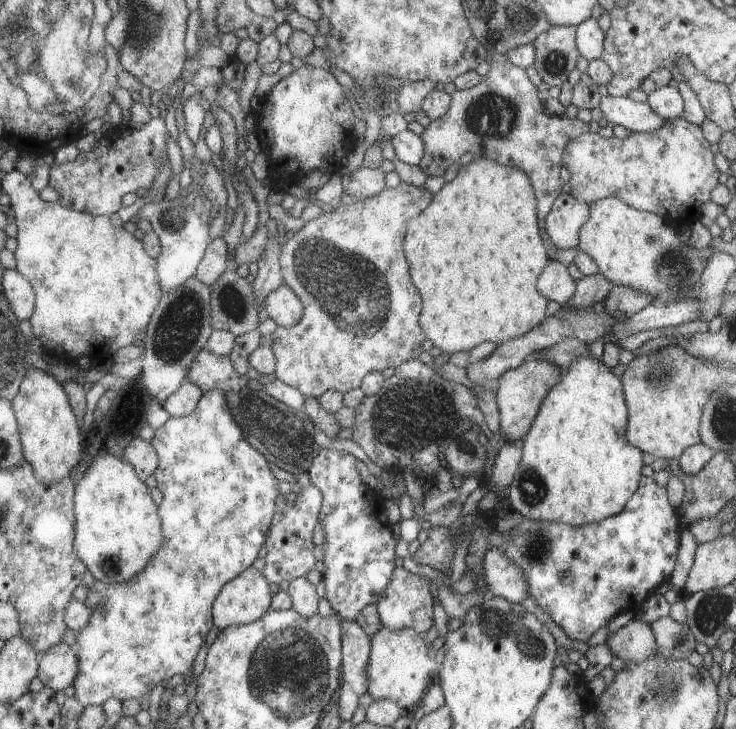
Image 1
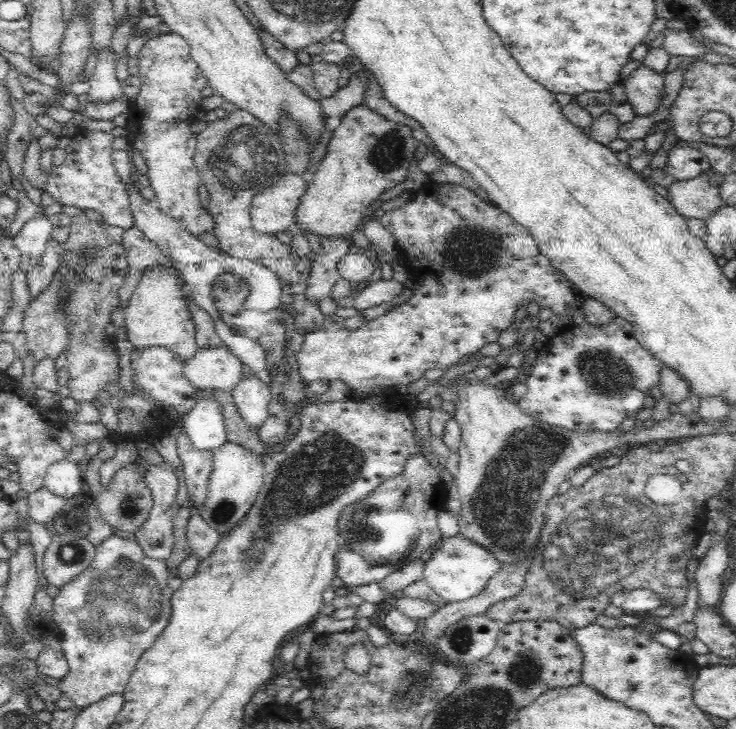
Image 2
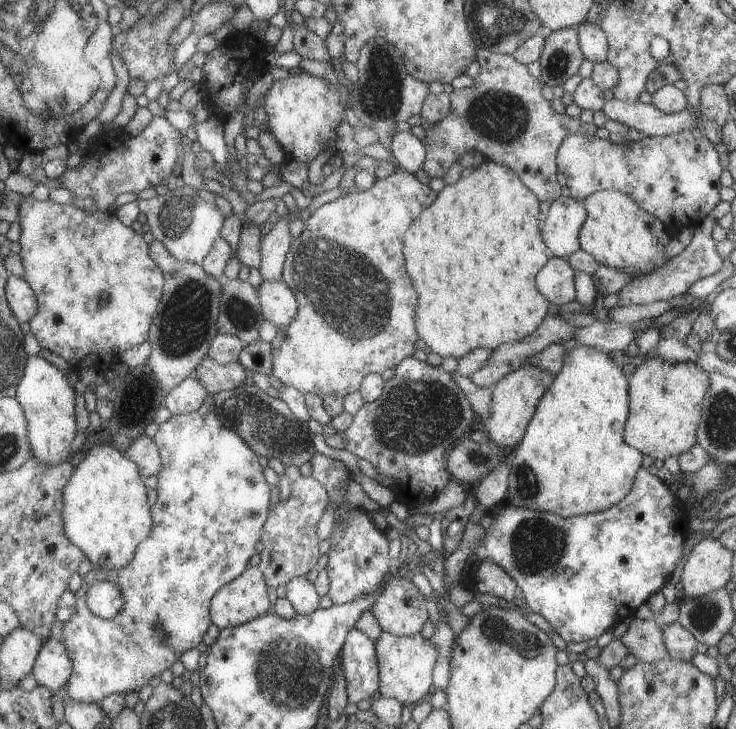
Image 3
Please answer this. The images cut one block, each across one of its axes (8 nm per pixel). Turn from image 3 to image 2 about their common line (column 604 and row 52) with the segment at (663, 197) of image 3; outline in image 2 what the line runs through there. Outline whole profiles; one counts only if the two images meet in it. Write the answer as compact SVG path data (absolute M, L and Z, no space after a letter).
M160 33L146 42L137 54L140 92L130 103L131 117L125 138L130 148L142 156L148 167L147 178L156 194L155 205L193 236L213 232L215 222L202 209L198 197L200 177L193 162L197 136L190 132L193 114L199 112L202 90L207 80L192 60L191 47L179 34Z

